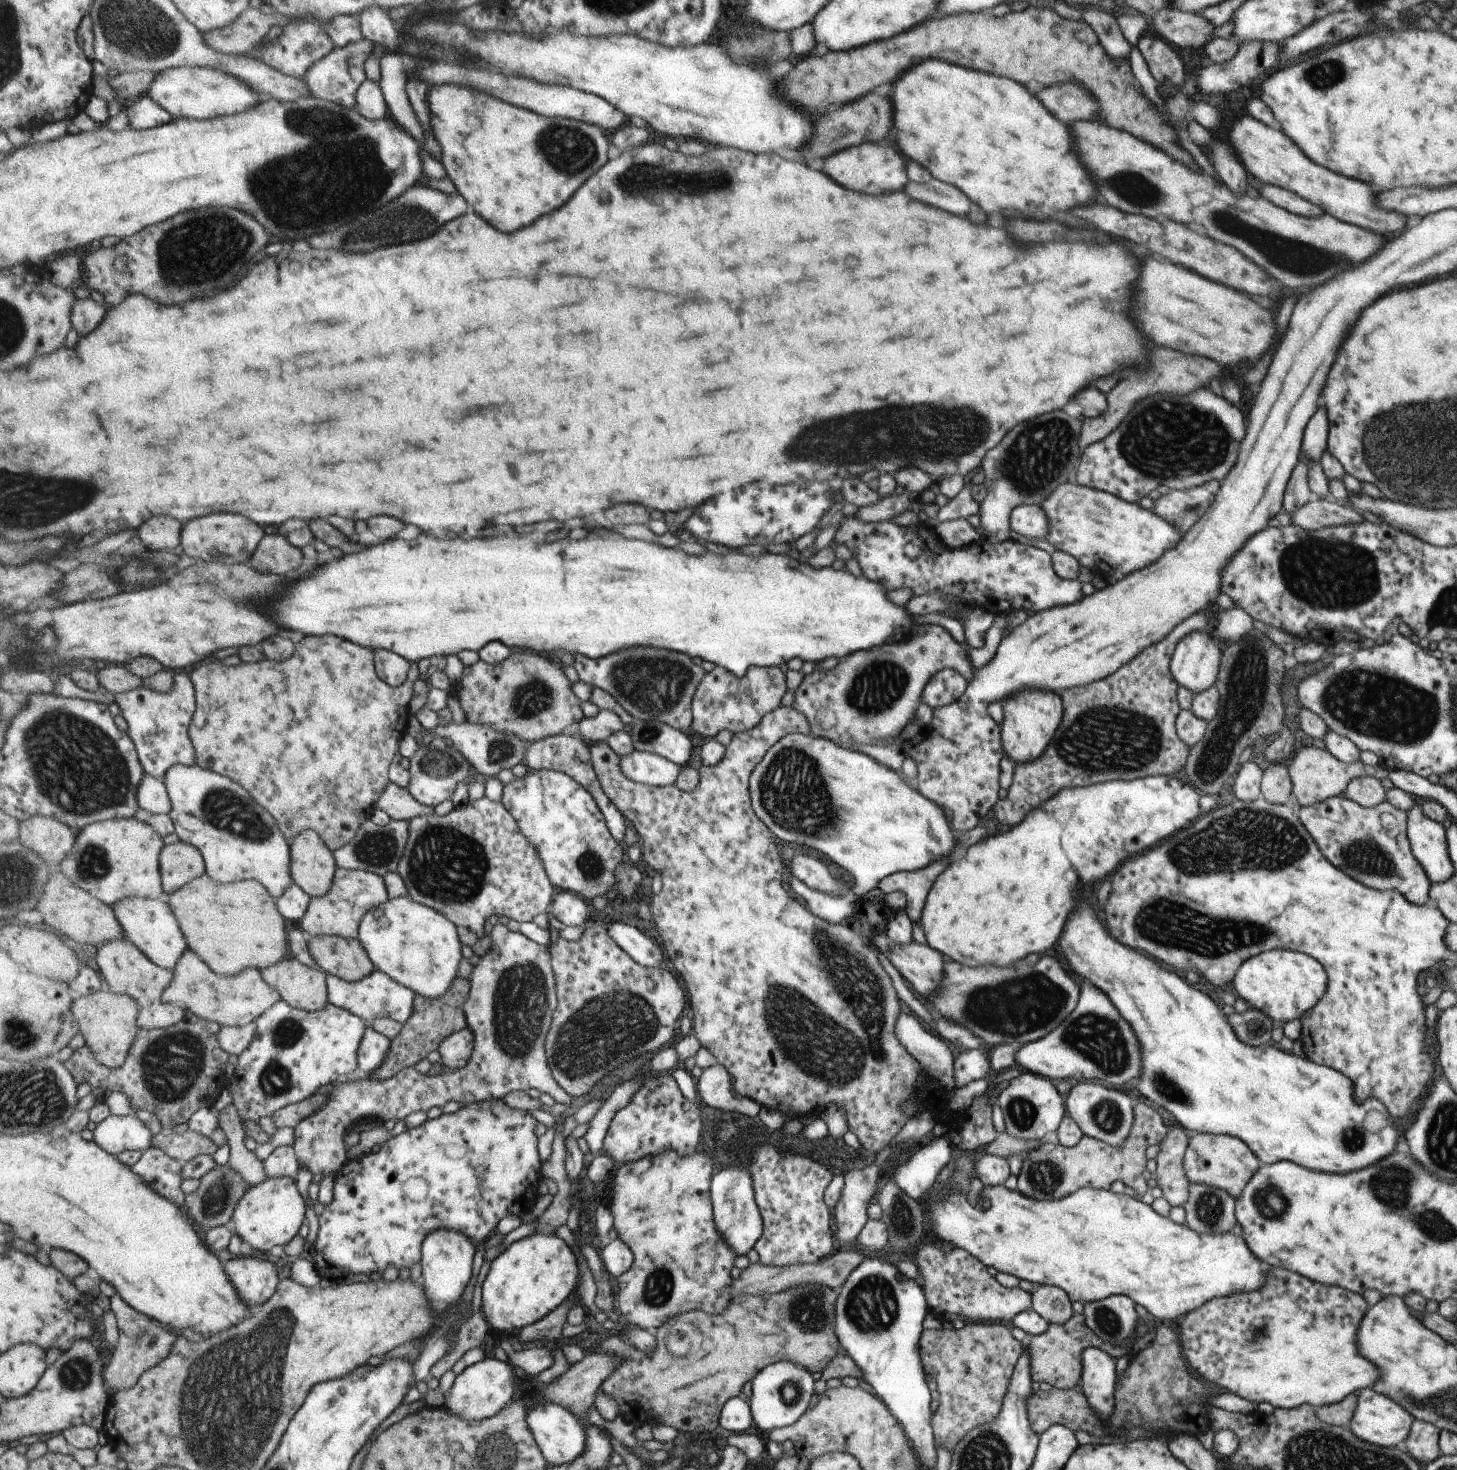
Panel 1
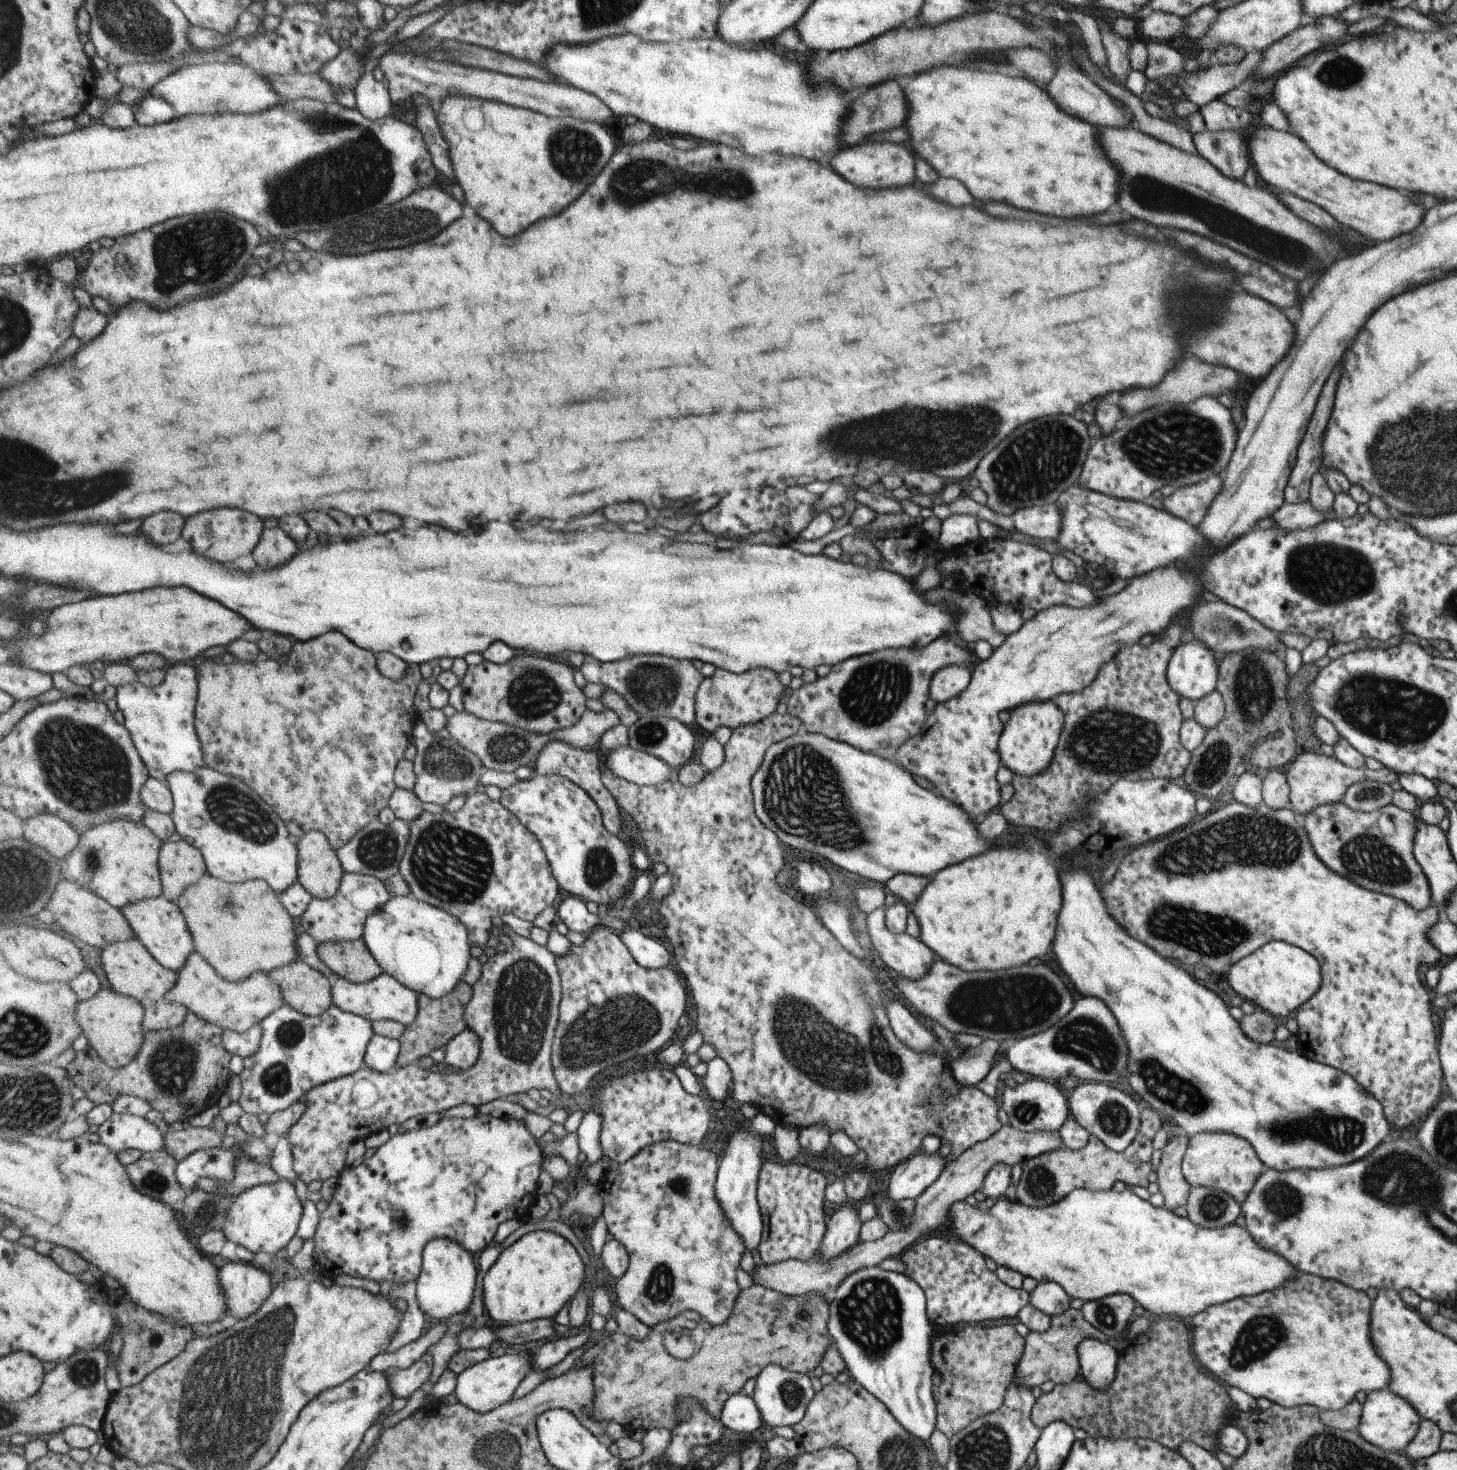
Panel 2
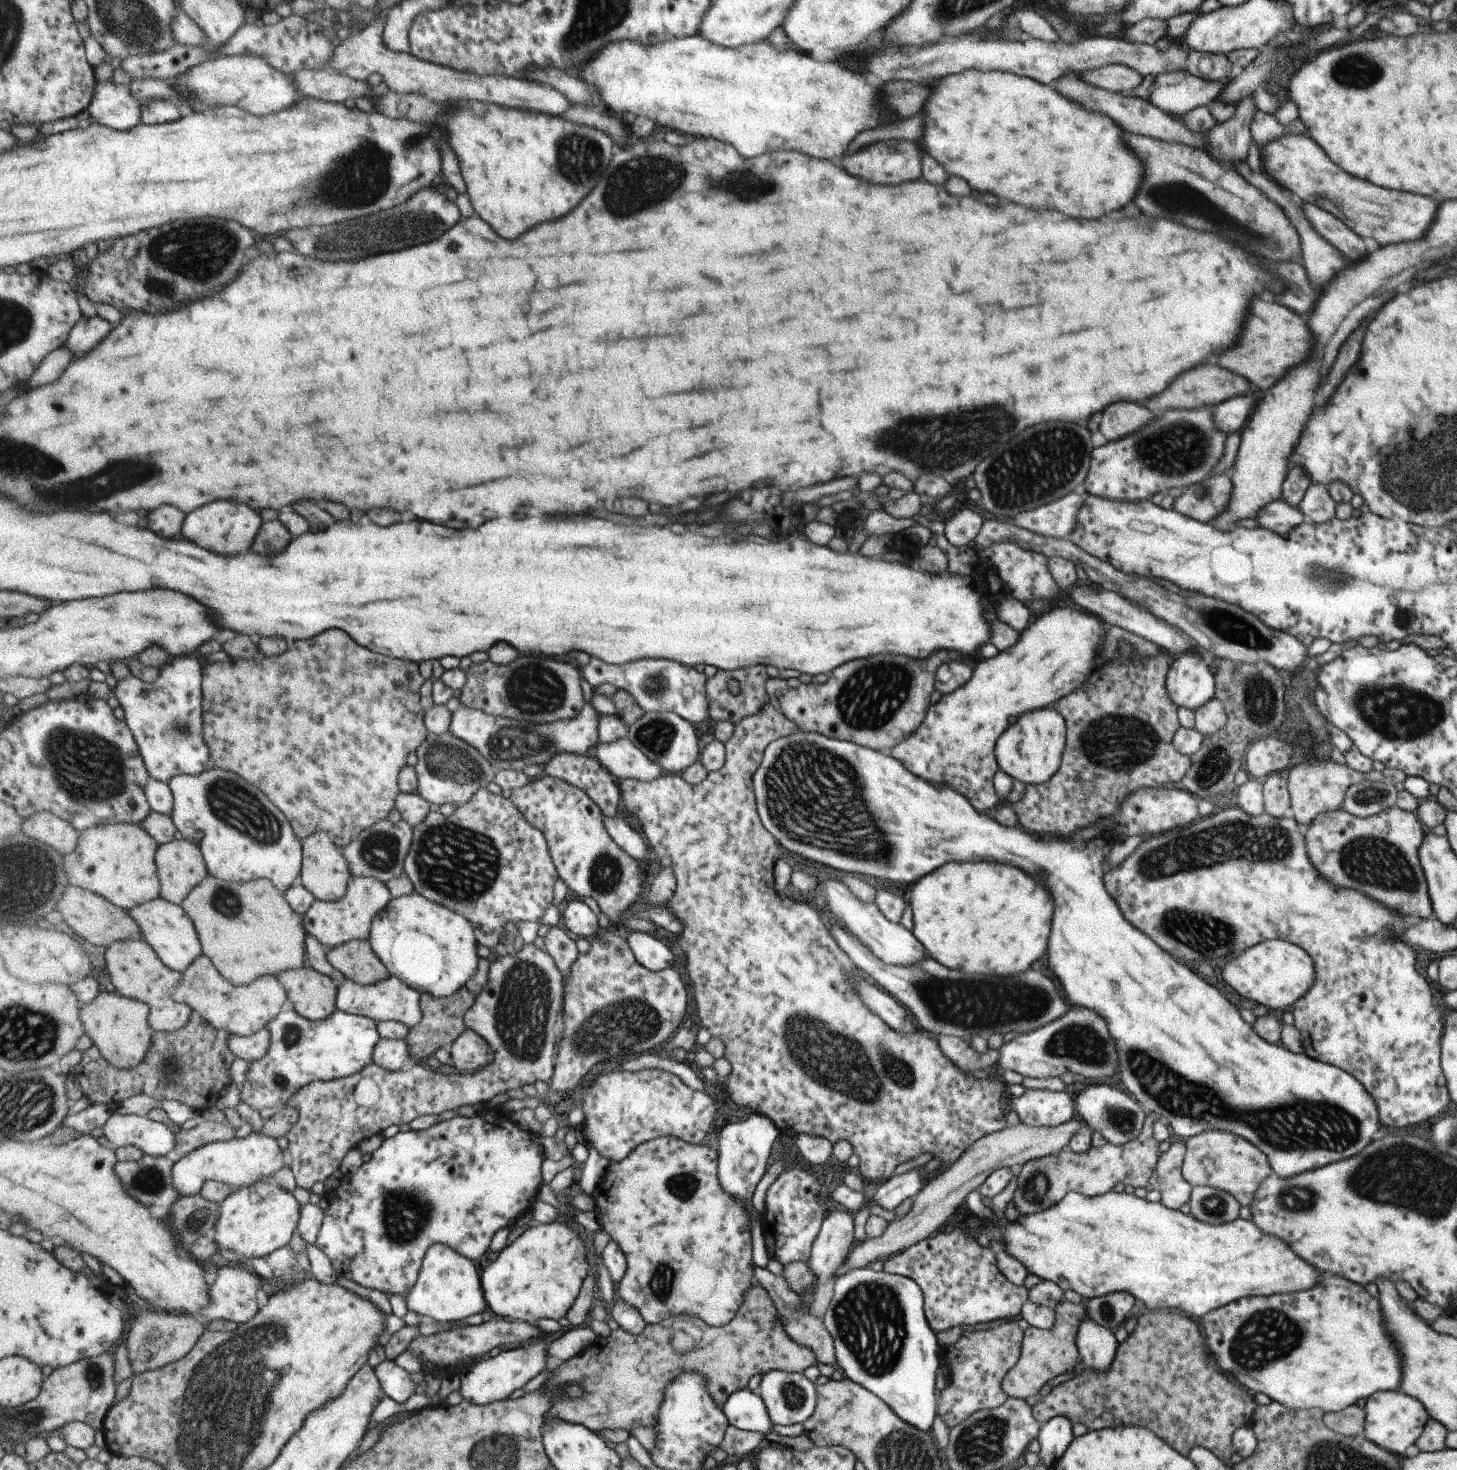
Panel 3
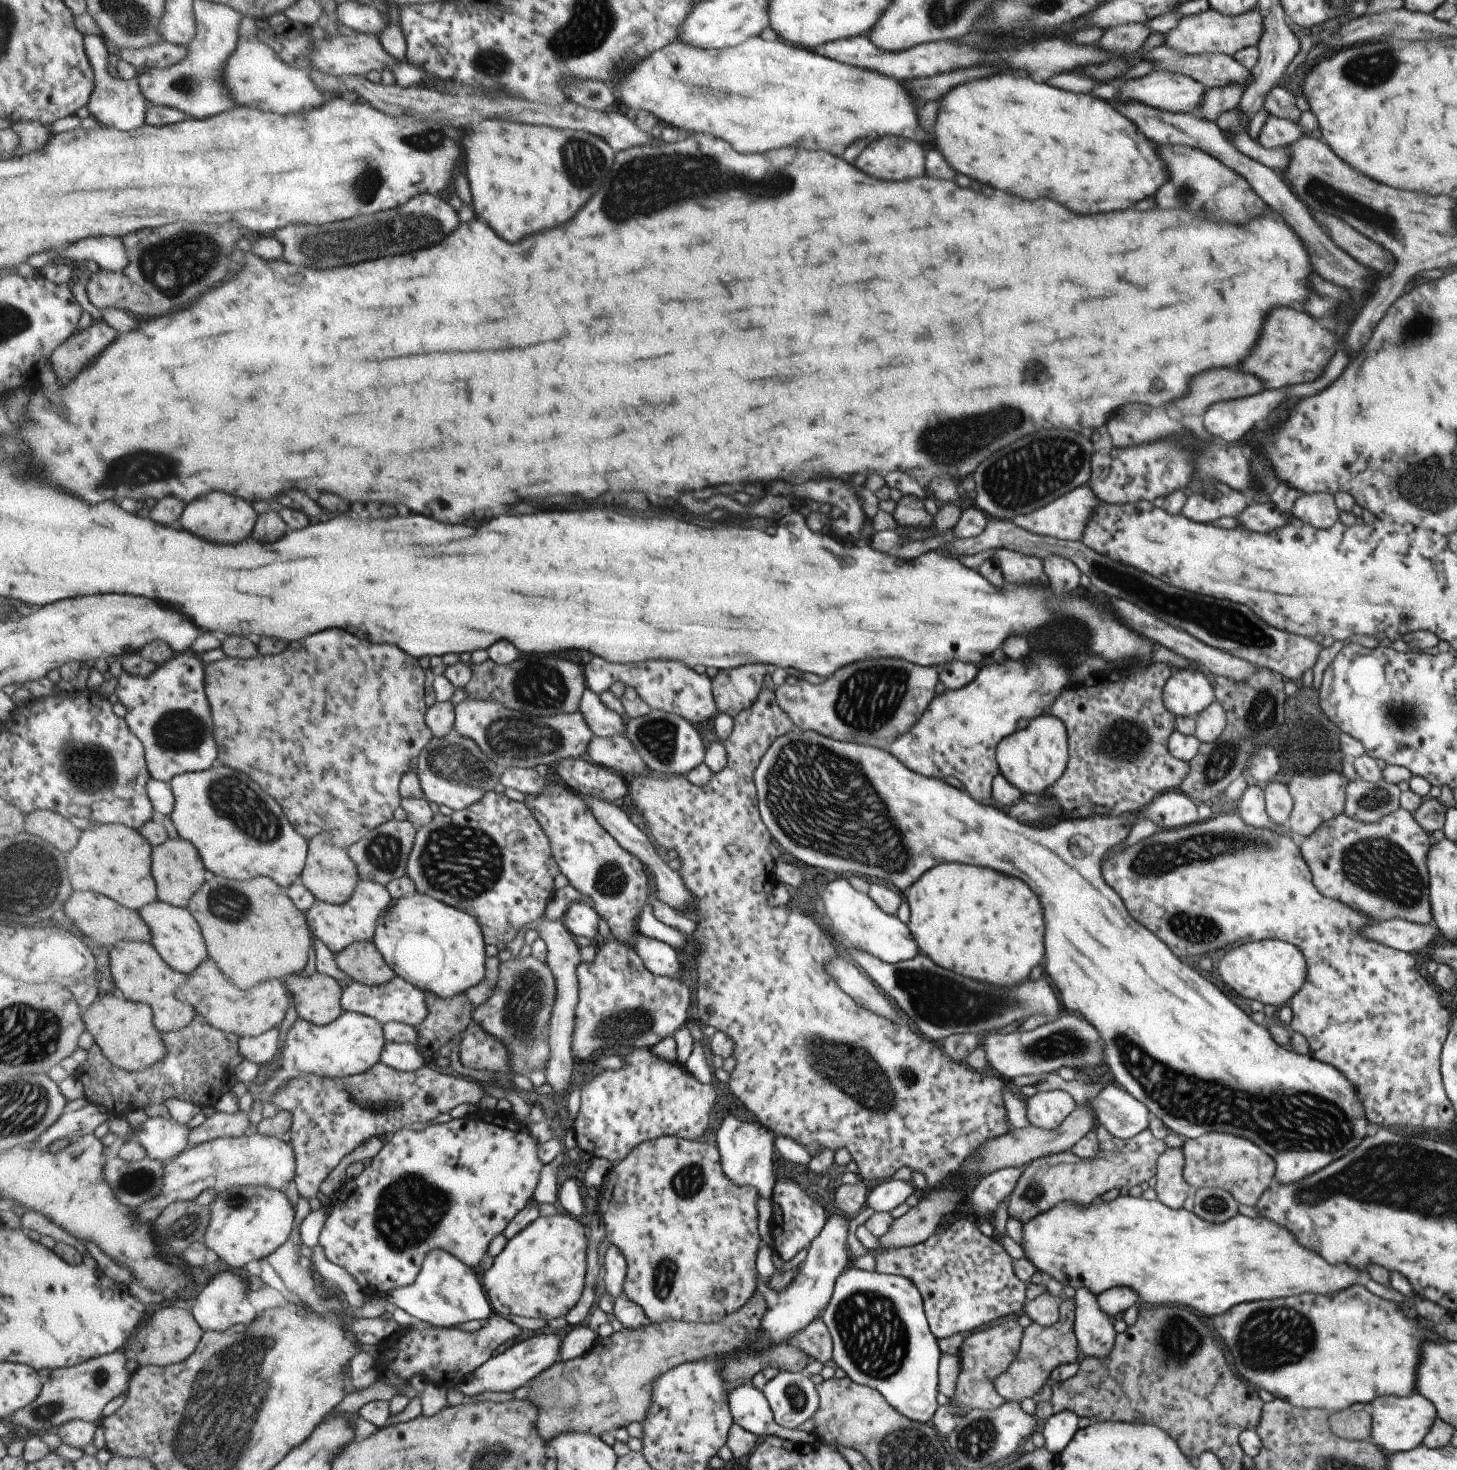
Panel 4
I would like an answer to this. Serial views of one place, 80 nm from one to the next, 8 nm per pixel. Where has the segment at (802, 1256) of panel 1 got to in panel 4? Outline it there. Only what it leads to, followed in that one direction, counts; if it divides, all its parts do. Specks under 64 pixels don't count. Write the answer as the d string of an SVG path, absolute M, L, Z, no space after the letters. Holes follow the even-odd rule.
M789 1177L775 1180L772 1186L770 1207L771 1250L783 1262L791 1260L799 1250L805 1250L809 1246L809 1243L819 1234L827 1217L823 1207L819 1206L818 1202L809 1199L799 1184Z

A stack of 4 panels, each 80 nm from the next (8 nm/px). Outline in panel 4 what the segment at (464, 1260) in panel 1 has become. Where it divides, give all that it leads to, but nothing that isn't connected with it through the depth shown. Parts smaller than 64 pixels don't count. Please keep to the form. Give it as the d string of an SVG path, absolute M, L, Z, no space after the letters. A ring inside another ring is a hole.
M443 1249L431 1251L422 1266L418 1279L412 1285L391 1291L386 1299L392 1307L403 1309L417 1320L429 1322L436 1328L453 1329L469 1320L488 1320L495 1311L489 1296L485 1296L477 1269L465 1264L458 1256Z

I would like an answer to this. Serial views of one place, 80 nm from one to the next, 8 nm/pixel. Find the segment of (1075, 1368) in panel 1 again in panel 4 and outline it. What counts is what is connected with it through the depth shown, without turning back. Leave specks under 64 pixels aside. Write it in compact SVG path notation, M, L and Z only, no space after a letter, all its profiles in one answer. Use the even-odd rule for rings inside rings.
M1059 1301L1058 1319L1048 1327L1030 1323L1022 1329L1022 1335L1017 1354L1011 1364L1001 1370L994 1380L994 1387L1003 1401L1016 1400L1020 1402L1025 1398L1035 1396L1040 1390L1045 1390L1049 1384L1049 1374L1059 1364L1069 1364L1080 1359L1076 1338L1073 1334L1074 1304L1069 1301Z

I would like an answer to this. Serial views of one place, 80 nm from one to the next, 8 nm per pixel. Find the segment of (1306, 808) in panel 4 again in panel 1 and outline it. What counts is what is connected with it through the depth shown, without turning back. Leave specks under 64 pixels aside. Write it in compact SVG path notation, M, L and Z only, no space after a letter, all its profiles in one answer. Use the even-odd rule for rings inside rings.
M1313 745L1303 746L1299 750L1294 751L1286 763L1289 780L1291 782L1291 793L1295 797L1299 807L1311 806L1327 800L1329 797L1341 796L1353 778L1361 778L1361 776L1372 776L1376 780L1387 778L1387 769L1380 764L1376 766L1368 766L1362 764L1360 760L1353 764L1343 764L1336 760L1326 750L1315 748Z

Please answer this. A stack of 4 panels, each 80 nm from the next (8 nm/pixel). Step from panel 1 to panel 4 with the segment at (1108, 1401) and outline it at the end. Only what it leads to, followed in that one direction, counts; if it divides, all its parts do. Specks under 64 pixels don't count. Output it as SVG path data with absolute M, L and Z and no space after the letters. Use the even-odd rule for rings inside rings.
M1075 1289L1073 1334L1081 1358L1103 1359L1113 1348L1116 1332L1113 1320L1097 1306L1096 1296L1088 1289Z

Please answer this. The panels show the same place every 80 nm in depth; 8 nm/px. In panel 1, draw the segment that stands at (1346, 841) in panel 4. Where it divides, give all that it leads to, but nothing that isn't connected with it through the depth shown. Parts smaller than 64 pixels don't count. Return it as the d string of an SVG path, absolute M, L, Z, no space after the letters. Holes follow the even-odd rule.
M1341 795L1300 807L1298 820L1321 856L1347 877L1369 889L1399 892L1411 904L1421 906L1427 902L1430 881L1411 855L1406 812L1386 801L1373 808L1363 808Z

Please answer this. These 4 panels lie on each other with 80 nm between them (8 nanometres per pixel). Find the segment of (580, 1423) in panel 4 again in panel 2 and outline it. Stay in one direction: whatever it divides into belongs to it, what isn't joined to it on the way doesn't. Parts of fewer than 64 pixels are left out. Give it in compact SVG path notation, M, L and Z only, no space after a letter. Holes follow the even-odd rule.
M751 1285L749 1288L745 1288L745 1290L740 1291L738 1298L735 1300L734 1304L734 1314L731 1315L731 1318L727 1320L727 1324L723 1324L723 1326L713 1326L713 1324L709 1324L705 1318L703 1318L699 1313L694 1312L691 1314L691 1318L693 1322L698 1326L698 1330L702 1336L702 1342L700 1344L699 1351L689 1359L677 1359L674 1358L667 1348L664 1346L665 1342L665 1328L666 1322L657 1324L657 1326L651 1327L651 1332L649 1332L649 1336L645 1338L645 1340L637 1340L637 1338L630 1338L626 1333L621 1333L619 1330L612 1335L603 1332L595 1337L590 1344L584 1350L583 1356L575 1362L575 1368L587 1368L587 1366L591 1366L593 1368L593 1384L595 1386L595 1410L593 1410L593 1416L595 1416L595 1420L600 1422L601 1424L608 1424L608 1422L619 1422L623 1428L626 1428L629 1432L634 1430L649 1430L649 1429L659 1429L659 1428L669 1428L669 1430L673 1430L675 1426L679 1426L679 1416L677 1416L677 1404L679 1404L679 1398L685 1398L685 1396L693 1396L693 1398L697 1398L703 1406L705 1406L705 1410L709 1412L709 1414L713 1414L715 1418L721 1418L722 1410L727 1403L727 1400L730 1399L732 1395L740 1392L743 1385L747 1380L753 1378L754 1376L758 1376L763 1368L769 1367L771 1365L781 1366L781 1368L786 1368L791 1372L797 1372L806 1374L809 1371L814 1370L818 1365L820 1365L821 1358L823 1358L823 1354L825 1354L825 1350L827 1350L827 1346L832 1344L831 1338L829 1338L829 1334L827 1334L827 1330L825 1330L825 1324L827 1324L827 1306L828 1303L823 1300L822 1294L803 1294L803 1296L785 1296L774 1292L773 1290L768 1290L767 1288L763 1288L763 1286Z

